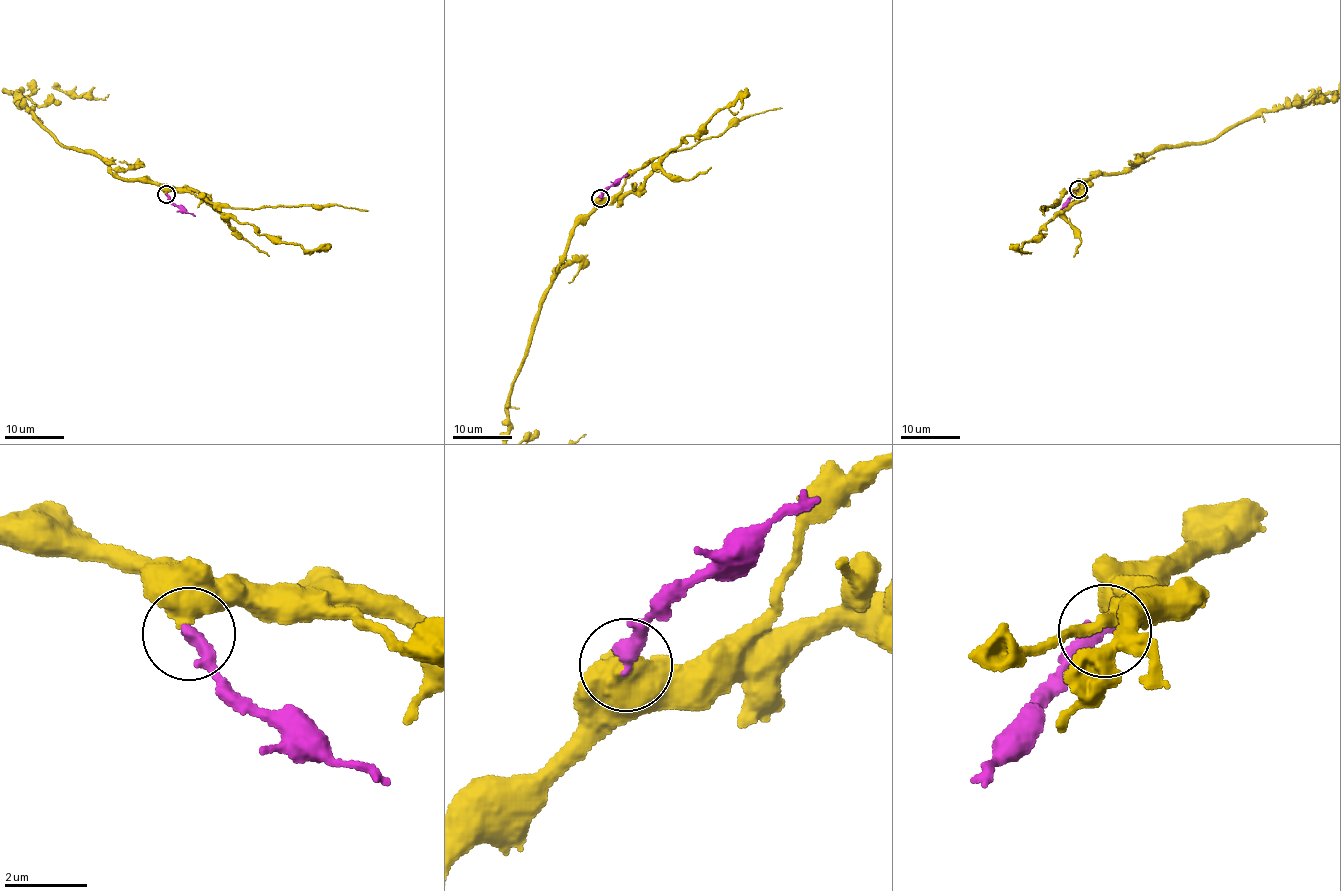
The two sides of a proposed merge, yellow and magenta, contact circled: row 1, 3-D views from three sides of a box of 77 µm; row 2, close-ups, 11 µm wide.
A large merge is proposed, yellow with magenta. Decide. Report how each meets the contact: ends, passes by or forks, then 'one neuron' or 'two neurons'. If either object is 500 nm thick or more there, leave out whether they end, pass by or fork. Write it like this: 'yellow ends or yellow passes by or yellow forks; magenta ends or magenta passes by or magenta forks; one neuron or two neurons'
two neurons

